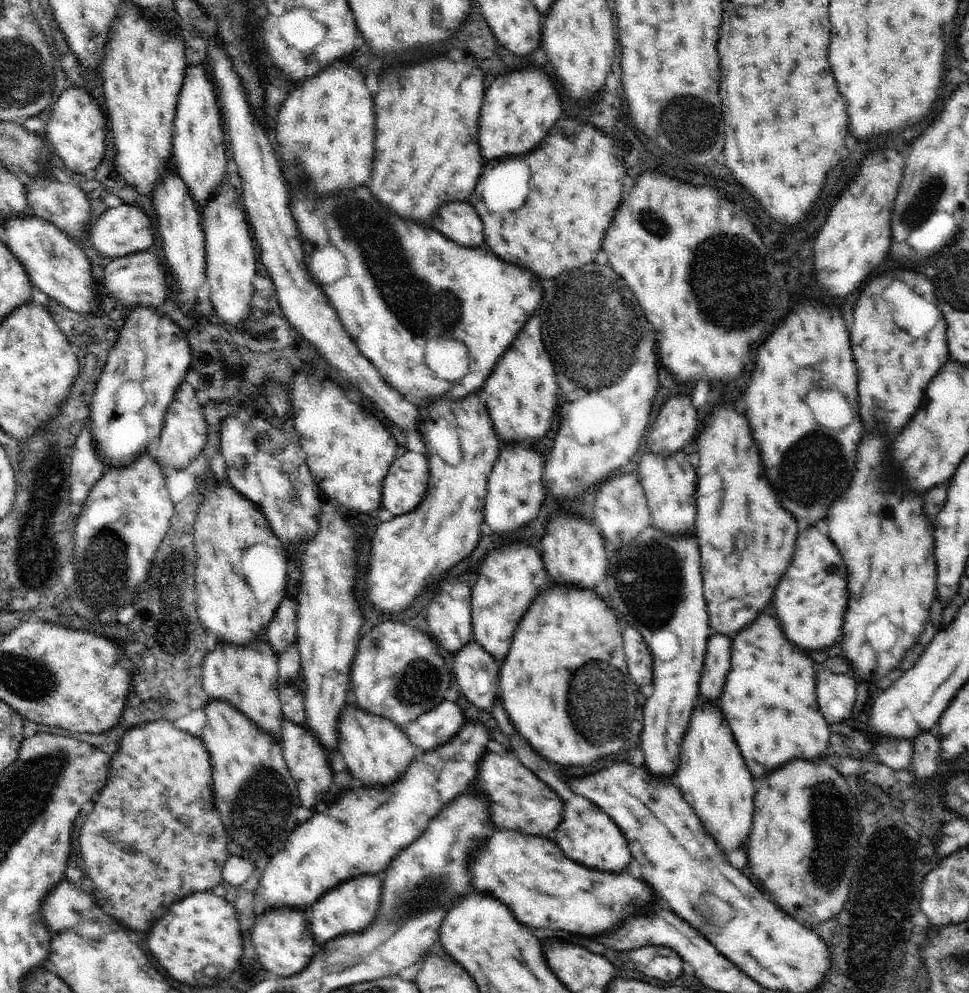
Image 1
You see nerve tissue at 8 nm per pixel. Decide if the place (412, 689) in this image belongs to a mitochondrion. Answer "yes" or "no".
yes

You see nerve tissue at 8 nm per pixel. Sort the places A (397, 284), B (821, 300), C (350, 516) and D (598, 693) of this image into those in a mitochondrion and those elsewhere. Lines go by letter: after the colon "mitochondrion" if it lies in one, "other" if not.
A: mitochondrion
B: other
C: other
D: mitochondrion

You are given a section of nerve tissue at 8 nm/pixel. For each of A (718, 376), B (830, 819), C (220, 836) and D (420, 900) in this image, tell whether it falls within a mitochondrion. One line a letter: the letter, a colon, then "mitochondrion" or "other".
A: other
B: mitochondrion
C: mitochondrion
D: mitochondrion

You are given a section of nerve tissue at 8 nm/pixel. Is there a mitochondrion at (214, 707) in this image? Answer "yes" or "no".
no

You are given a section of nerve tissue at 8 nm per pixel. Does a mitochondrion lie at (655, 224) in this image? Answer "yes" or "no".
yes

